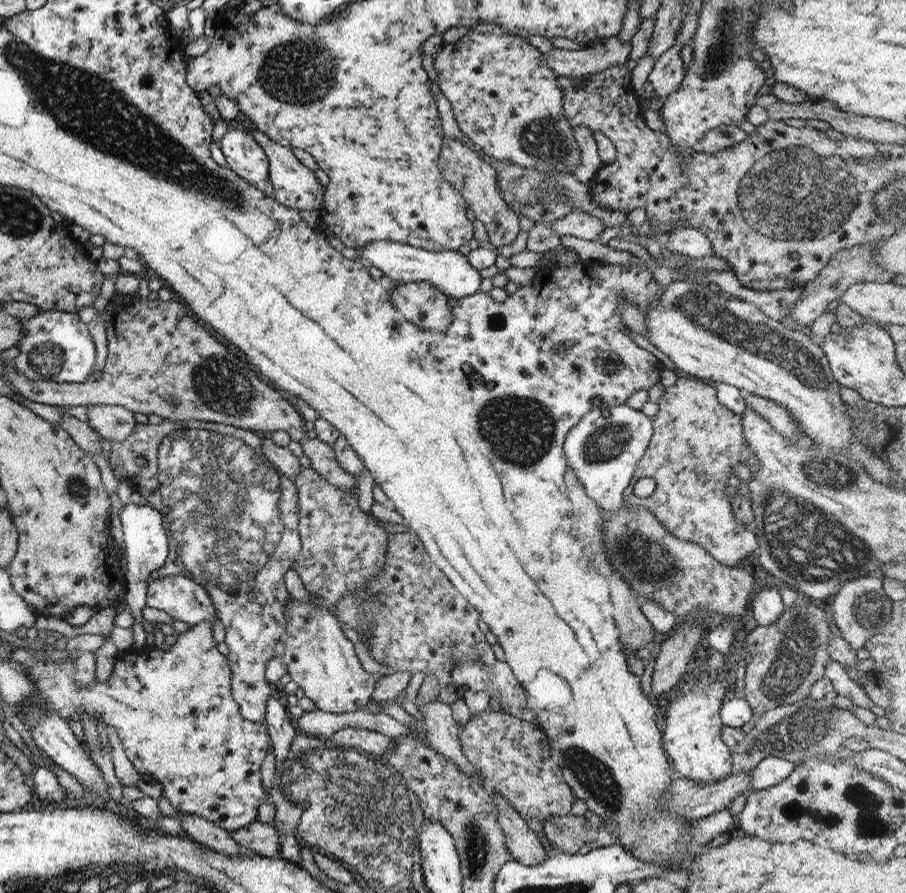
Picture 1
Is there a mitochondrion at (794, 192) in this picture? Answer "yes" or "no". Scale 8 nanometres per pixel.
yes

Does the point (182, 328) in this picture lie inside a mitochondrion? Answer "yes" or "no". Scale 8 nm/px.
no

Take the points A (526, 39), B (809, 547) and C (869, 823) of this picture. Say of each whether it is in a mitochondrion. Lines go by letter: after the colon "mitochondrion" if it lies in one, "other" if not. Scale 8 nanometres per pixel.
A: other
B: mitochondrion
C: mitochondrion

